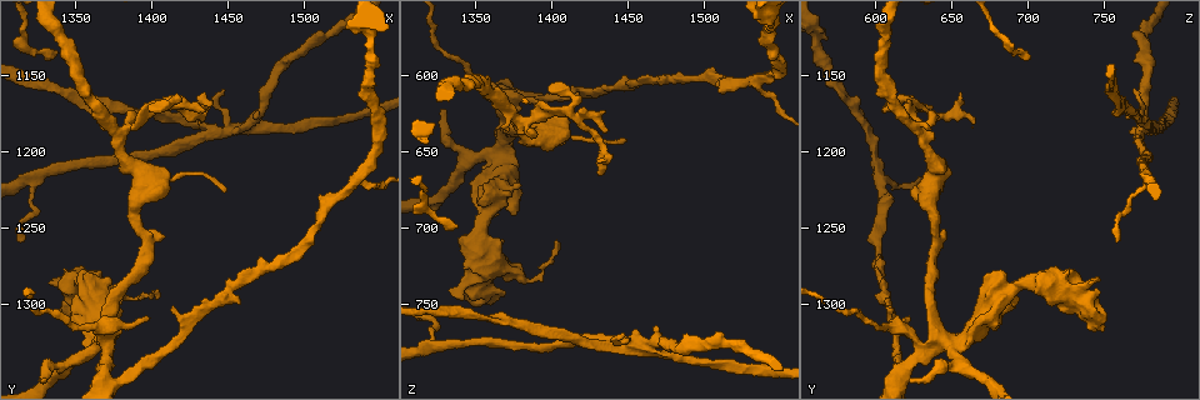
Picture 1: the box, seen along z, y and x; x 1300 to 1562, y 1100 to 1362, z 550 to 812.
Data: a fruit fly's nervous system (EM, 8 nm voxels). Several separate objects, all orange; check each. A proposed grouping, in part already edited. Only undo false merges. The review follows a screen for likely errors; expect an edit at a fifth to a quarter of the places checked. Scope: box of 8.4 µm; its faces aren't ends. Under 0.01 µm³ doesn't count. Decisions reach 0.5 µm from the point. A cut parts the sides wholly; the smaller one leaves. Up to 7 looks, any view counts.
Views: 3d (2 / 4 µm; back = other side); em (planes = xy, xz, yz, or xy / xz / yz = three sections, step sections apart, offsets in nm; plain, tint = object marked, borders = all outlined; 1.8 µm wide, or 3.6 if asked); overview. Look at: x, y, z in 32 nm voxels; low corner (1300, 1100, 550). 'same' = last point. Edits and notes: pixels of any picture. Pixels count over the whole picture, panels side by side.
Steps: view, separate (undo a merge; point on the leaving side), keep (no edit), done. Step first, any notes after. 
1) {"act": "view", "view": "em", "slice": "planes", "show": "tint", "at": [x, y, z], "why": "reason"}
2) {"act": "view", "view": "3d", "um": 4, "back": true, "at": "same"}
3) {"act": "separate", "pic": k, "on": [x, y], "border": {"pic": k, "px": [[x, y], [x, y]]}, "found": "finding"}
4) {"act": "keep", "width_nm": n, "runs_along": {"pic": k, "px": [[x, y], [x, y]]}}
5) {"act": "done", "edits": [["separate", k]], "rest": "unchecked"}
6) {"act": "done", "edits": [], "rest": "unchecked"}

{"act": "view", "view": "3d", "um": 2, "at": [1442, 1188, 774], "why": "side arm on a straight run"}

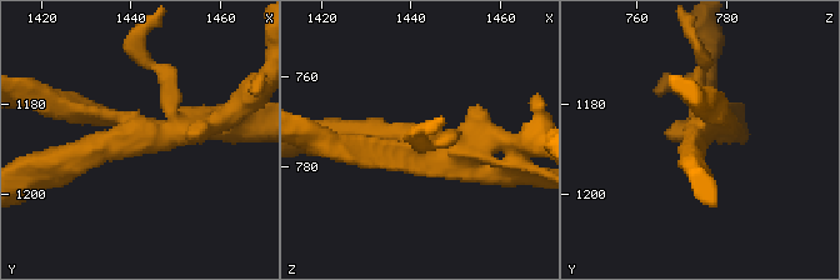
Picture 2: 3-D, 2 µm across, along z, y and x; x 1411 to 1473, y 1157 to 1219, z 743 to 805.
{"act": "view", "view": "em", "slice": "xy", "step": 8, "show": "tint", "at": [1440, 1186, 774], "why": "shape alone is not enough"}

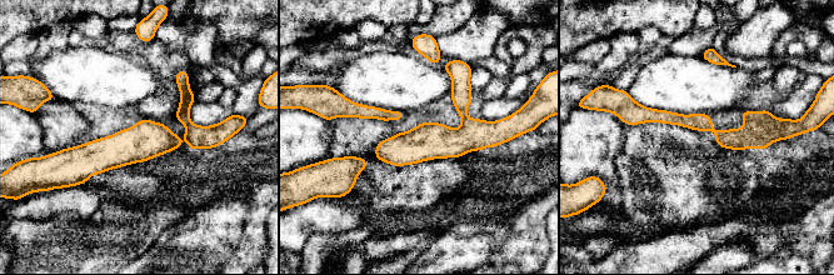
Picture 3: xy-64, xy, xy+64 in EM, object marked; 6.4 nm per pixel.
{"act": "separate", "pic": 3, "on": [755, 118], "part_leaving": {"pic": 3, "px": [[627, 119], [668, 116], [709, 128]]}, "found": "two neurons meet here"}

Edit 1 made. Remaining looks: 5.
{"act": "view", "view": "em", "slice": "planes", "show": "plain", "at": [1410, 1168, 624], "why": "branch point"}

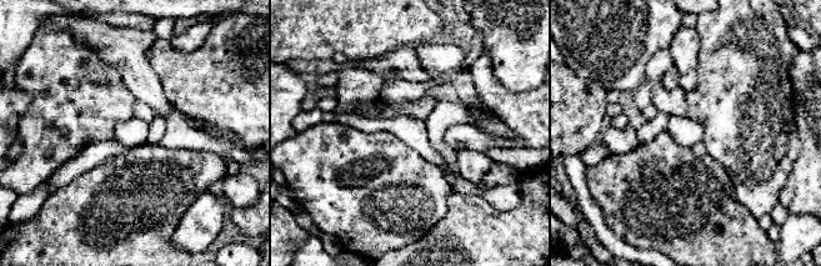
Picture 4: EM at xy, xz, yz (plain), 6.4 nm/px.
{"act": "view", "view": "em", "slice": "planes", "show": "tint", "at": "same"}

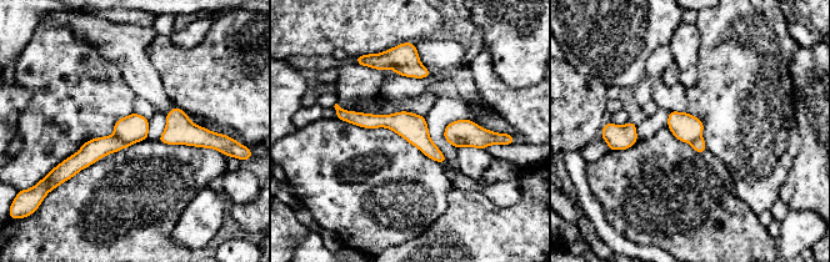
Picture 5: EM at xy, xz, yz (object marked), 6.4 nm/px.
{"act": "keep", "runs_along": {"pic": 5, "px": [[339, 111], [403, 122], [441, 159]]}, "found": "continuous, no second neuron"}

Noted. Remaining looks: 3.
{"act": "view", "view": "em", "slice": "planes", "show": "tint", "at": [1370, 1324, 648], "why": "sharp bend"}

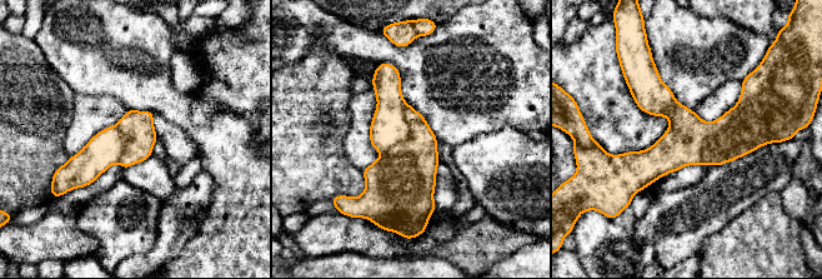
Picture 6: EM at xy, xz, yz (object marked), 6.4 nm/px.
{"act": "separate", "pic": 6, "on": [389, 126], "border": {"pic": 6, "px": [[405, 101], [409, 135], [381, 153]]}, "found": "a second neuron is stuck on"}

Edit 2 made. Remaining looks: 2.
{"act": "done", "edits": [["separate", 3], ["separate", 6]], "rest": "unchecked"}

